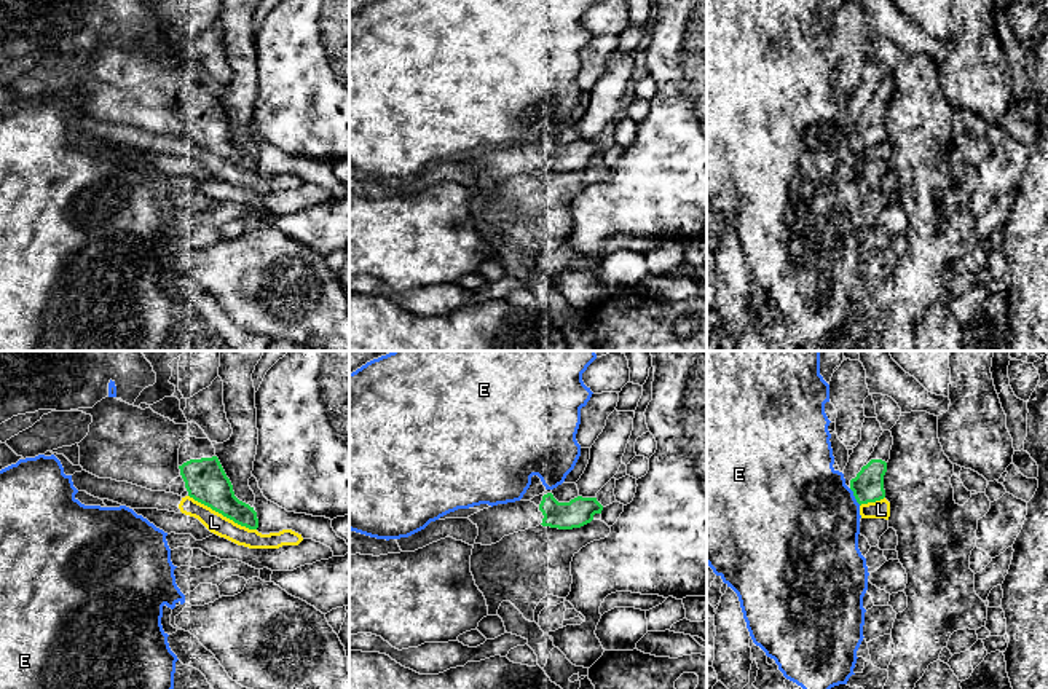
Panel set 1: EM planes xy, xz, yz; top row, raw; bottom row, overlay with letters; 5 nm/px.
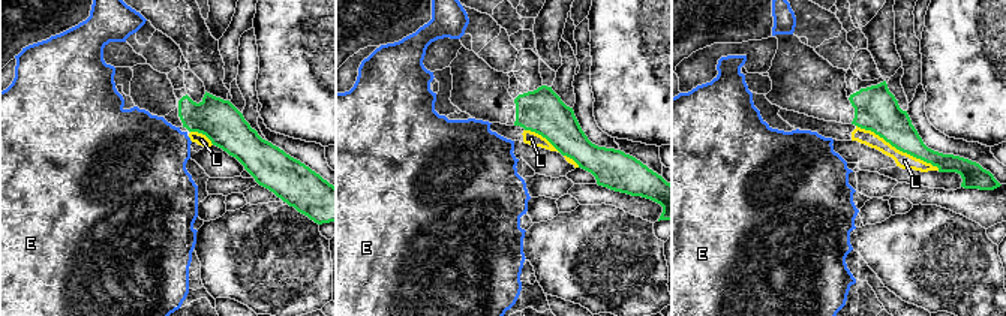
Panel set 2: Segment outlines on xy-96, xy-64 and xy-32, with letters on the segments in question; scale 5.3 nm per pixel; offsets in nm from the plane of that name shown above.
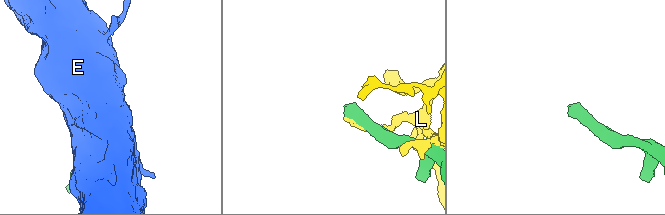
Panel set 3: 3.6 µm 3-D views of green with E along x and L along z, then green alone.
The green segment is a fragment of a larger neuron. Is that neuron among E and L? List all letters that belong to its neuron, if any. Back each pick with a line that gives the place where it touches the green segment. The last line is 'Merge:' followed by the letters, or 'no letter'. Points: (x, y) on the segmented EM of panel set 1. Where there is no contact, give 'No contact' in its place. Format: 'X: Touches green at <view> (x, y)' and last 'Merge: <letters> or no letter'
Merge: no letter

